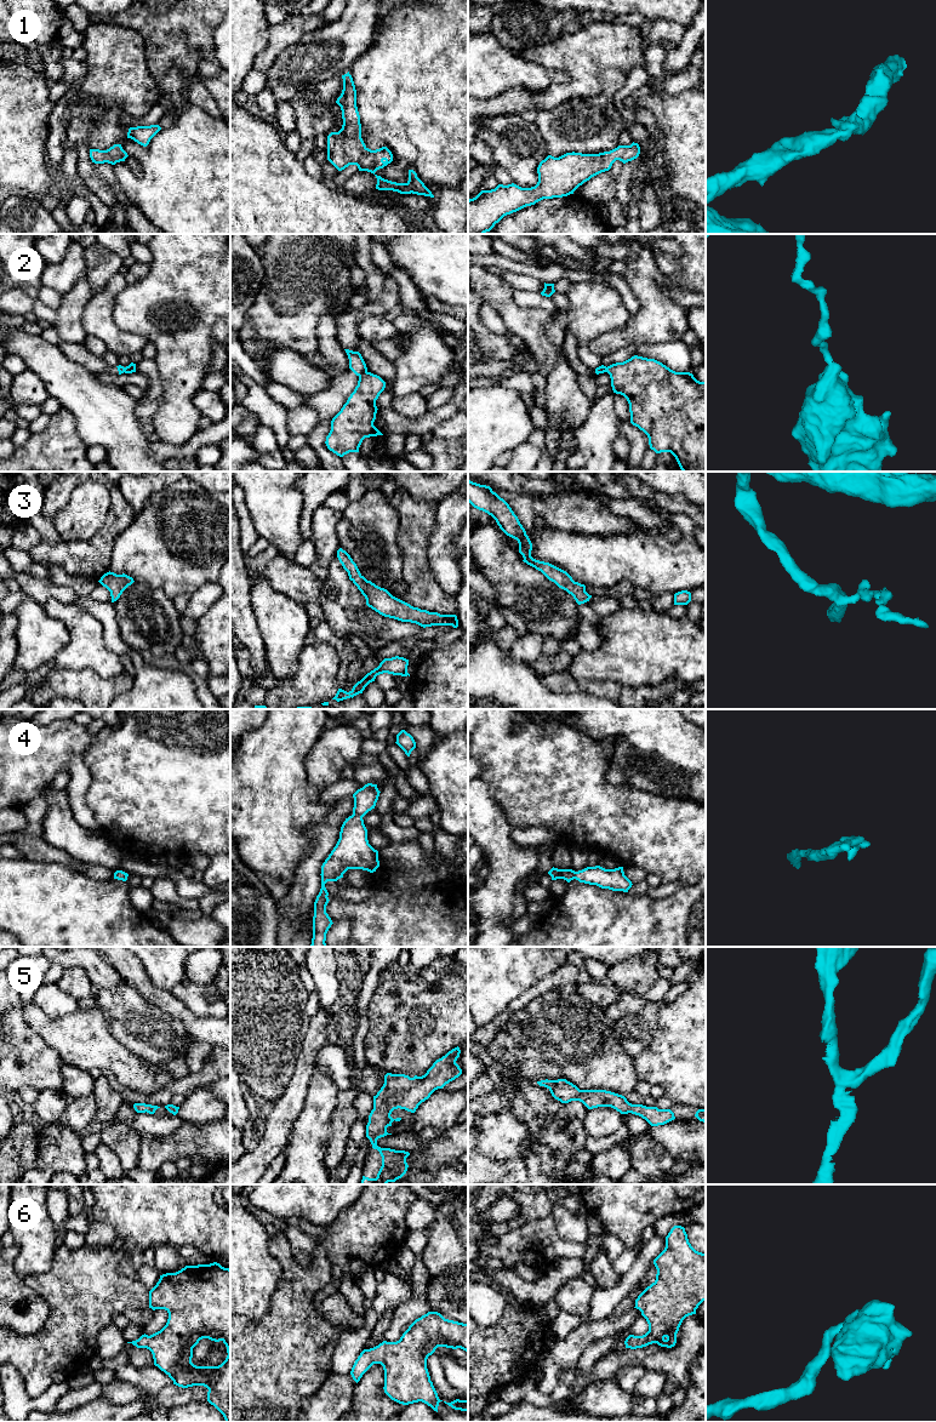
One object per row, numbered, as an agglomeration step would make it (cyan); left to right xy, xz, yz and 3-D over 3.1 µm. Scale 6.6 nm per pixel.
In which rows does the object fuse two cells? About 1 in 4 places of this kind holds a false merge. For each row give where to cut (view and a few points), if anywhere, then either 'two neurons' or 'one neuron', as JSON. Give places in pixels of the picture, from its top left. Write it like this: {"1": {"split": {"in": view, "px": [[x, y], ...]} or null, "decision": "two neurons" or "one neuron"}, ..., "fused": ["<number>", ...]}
{"1": {"split": null, "decision": "one neuron"}, "2": {"split": {"in": "xz", "px": [[366, 371], [359, 376]]}, "decision": "two neurons"}, "3": {"split": null, "decision": "one neuron"}, "4": {"split": null, "decision": "one neuron"}, "5": {"split": null, "decision": "one neuron"}, "6": {"split": null, "decision": "one neuron"}, "fused": ["2"]}

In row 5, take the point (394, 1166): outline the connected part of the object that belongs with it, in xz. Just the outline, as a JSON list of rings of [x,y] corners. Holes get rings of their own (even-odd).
[[[458,1046],[452,1049],[436,1060],[422,1077],[410,1078],[405,1074],[392,1073],[384,1075],[383,1086],[373,1096],[373,1109],[366,1125],[366,1137],[370,1140],[372,1148],[379,1152],[382,1166],[376,1178],[363,1176],[361,1184],[387,1184],[388,1182],[395,1182],[406,1173],[409,1167],[406,1158],[410,1153],[381,1148],[377,1146],[377,1140],[392,1135],[387,1132],[387,1127],[392,1126],[394,1120],[401,1120],[401,1118],[393,1119],[390,1117],[394,1109],[400,1108],[415,1113],[418,1106],[428,1100],[435,1090],[443,1089],[462,1074],[462,1069],[456,1063],[460,1053]]]

